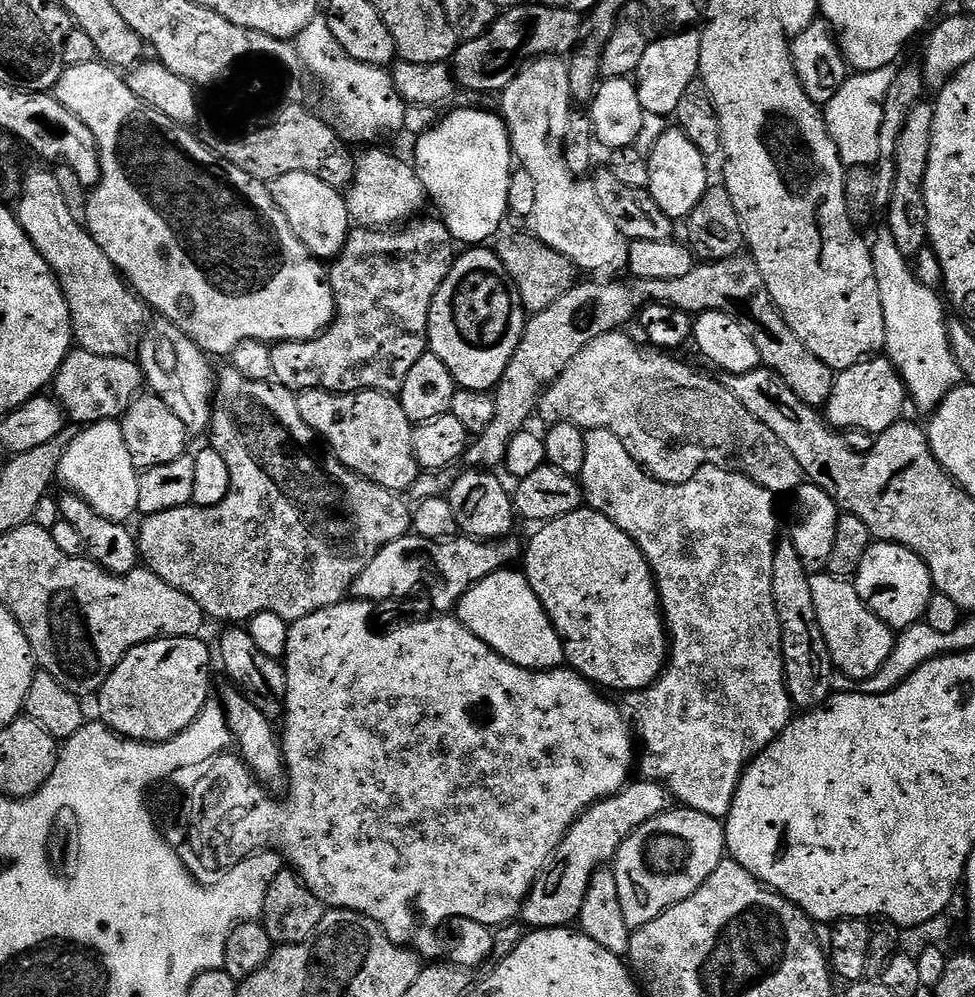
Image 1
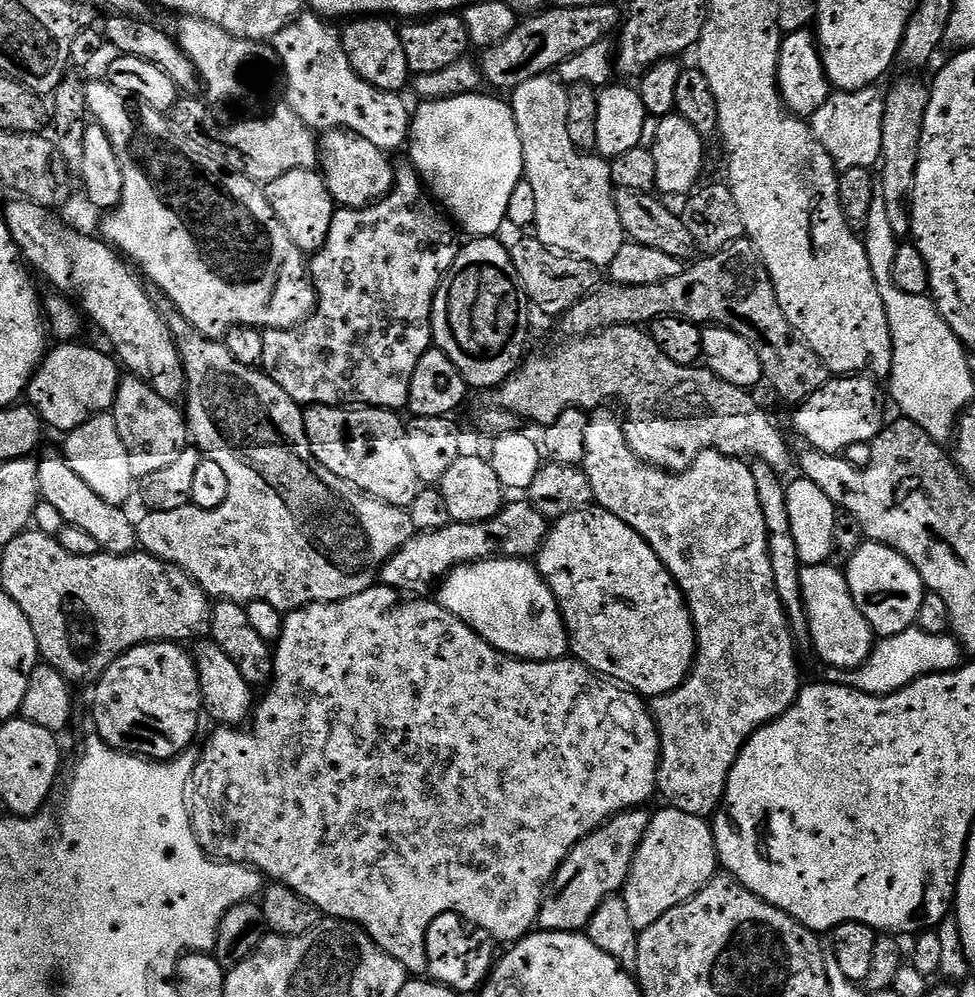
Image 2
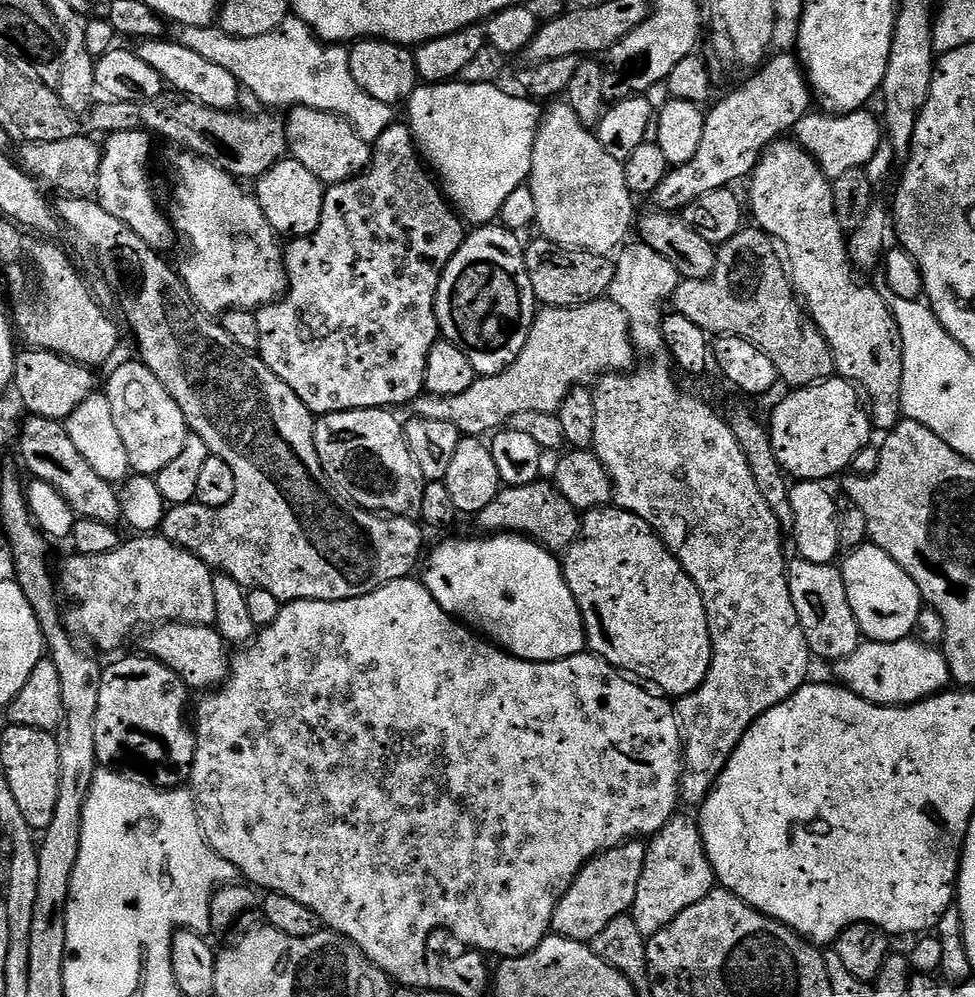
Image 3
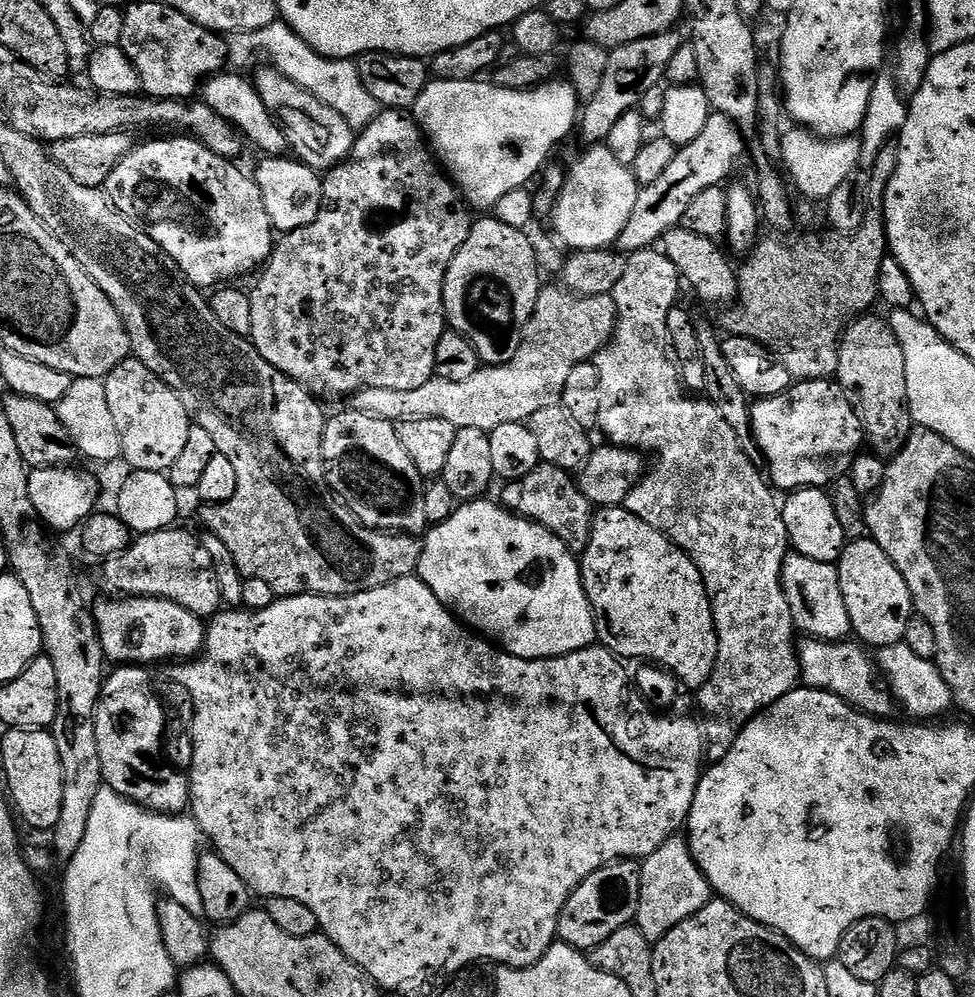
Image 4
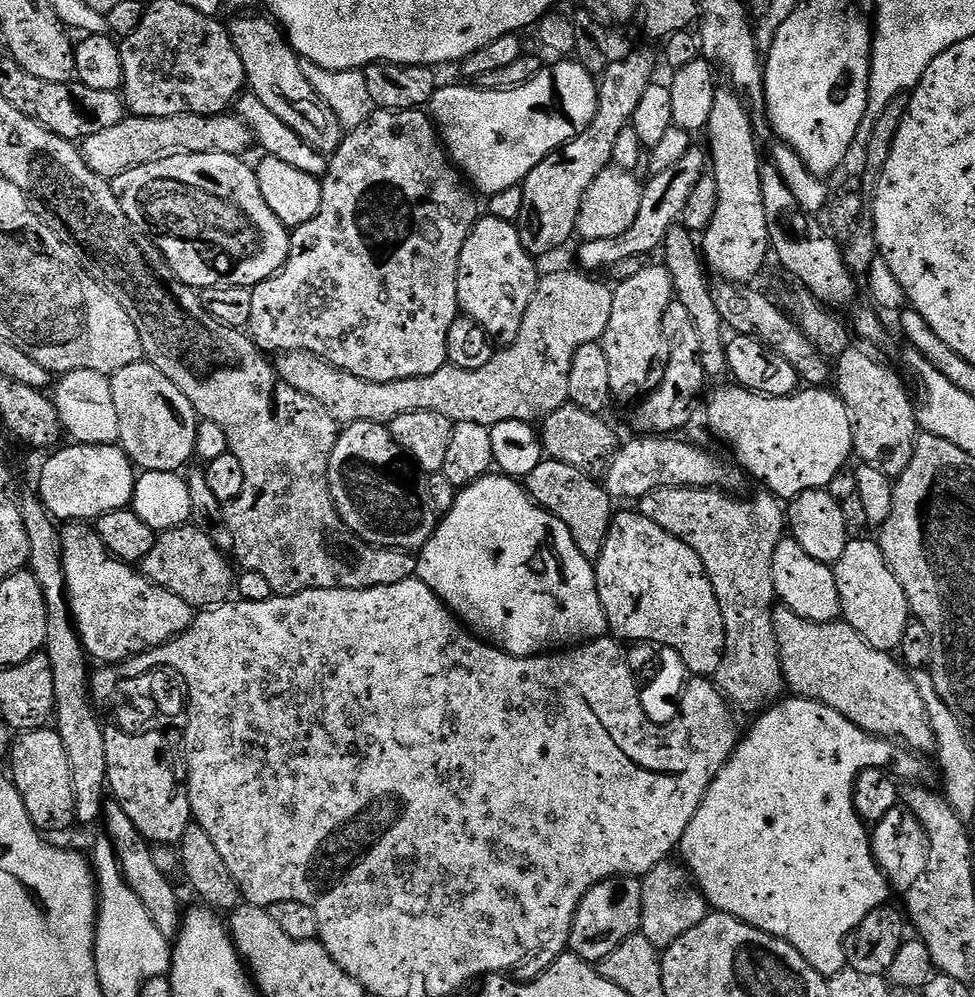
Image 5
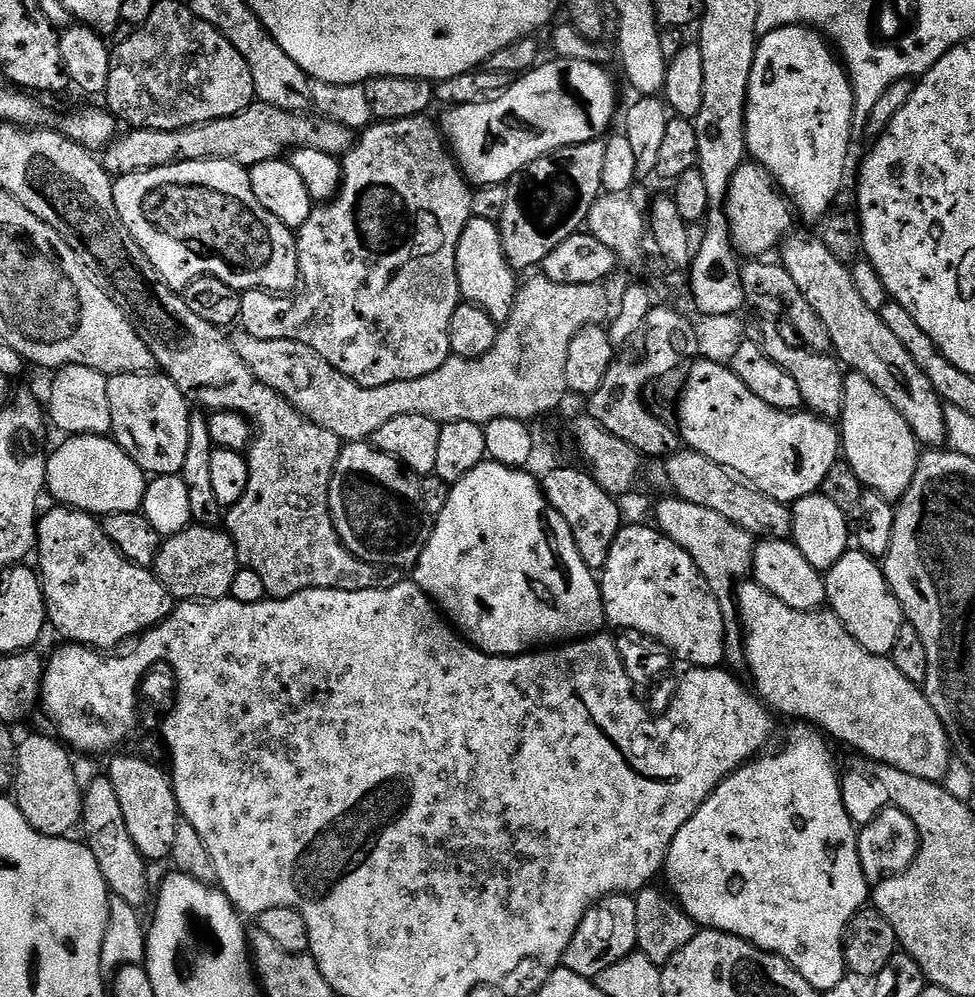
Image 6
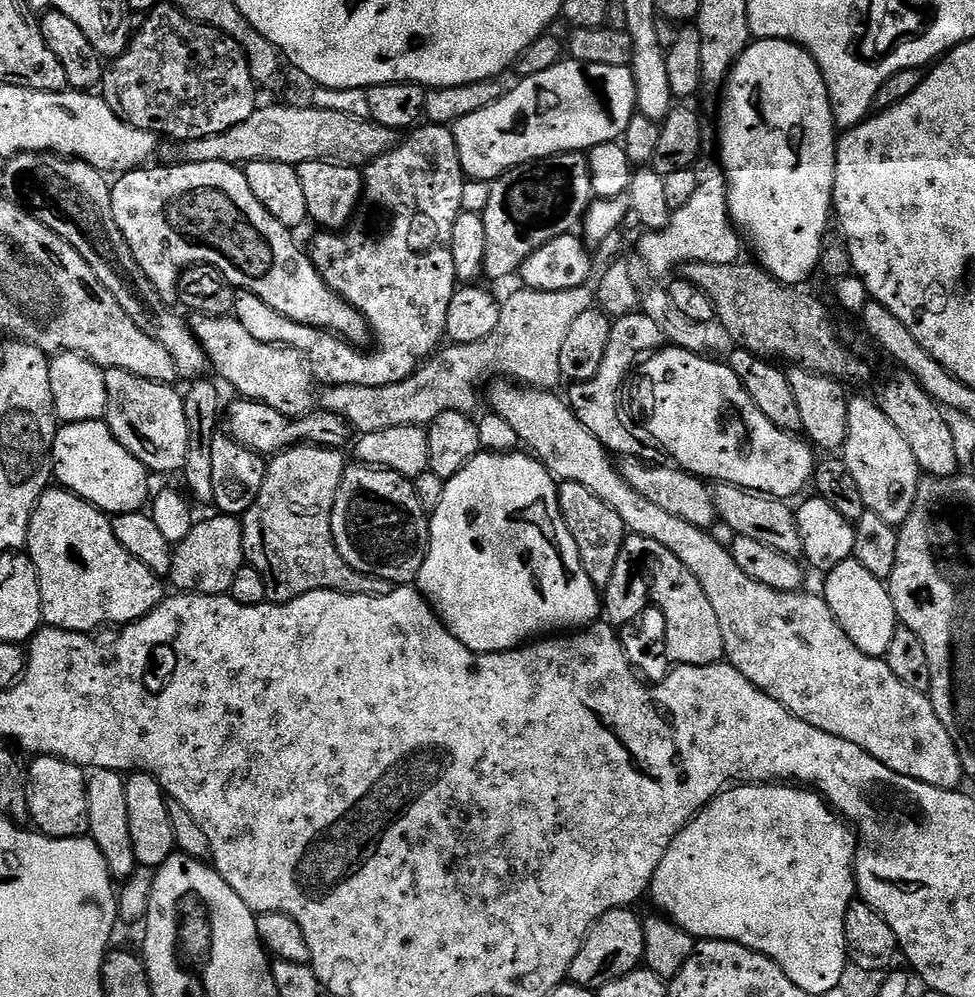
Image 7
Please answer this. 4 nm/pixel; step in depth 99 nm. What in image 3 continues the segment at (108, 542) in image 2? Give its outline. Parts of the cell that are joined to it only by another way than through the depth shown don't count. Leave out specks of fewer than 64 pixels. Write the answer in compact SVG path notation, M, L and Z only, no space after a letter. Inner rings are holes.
M29 415L28 421L18 428L20 456L28 467L29 477L46 482L66 498L77 517L94 522L106 522L113 526L121 523L120 494L113 481L94 474L94 466L78 454L78 446L70 439L67 427L61 421Z

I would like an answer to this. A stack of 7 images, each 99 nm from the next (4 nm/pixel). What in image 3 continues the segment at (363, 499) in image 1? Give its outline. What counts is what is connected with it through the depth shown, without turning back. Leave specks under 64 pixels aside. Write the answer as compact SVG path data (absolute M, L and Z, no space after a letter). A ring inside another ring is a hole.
M64 198L61 201L61 204L58 204L58 216L63 227L69 228L96 255L96 260L100 263L101 270L104 271L105 282L124 291L120 300L124 303L124 312L128 315L129 326L132 327L132 336L136 339L137 346L140 347L139 359L154 374L154 378L158 378L158 382L162 382L162 386L166 386L170 398L174 398L174 402L178 402L178 410L182 410L182 414L186 418L189 433L202 438L202 442L209 447L211 455L222 458L228 463L230 470L234 470L236 489L234 490L234 498L230 498L230 502L226 502L226 506L208 508L204 504L193 502L169 507L164 513L162 535L170 542L190 550L195 556L202 558L202 562L206 562L209 568L216 572L224 572L230 578L234 578L234 582L238 582L246 590L254 588L270 590L270 594L274 594L274 598L278 598L282 602L293 600L338 602L346 598L365 596L395 580L409 579L415 573L412 571L415 570L416 563L419 562L420 555L424 552L425 529L415 519L407 516L385 516L378 512L368 512L365 508L357 506L350 497L344 495L336 487L335 482L328 477L326 470L322 470L322 462L318 458L318 450L316 449L316 420L312 411L302 402L302 398L298 394L294 394L294 390L290 390L290 386L286 386L286 382L282 382L282 378L278 378L278 374L274 374L274 370L270 370L270 366L266 366L266 362L260 359L256 352L242 350L242 346L238 346L234 342L234 338L230 338L230 334L226 334L226 330L219 322L203 308L197 306L192 300L191 294L188 293L188 287L184 285L179 271L173 265L171 268L160 257L163 255L157 249L150 247L142 238L138 238L138 234L134 234L134 230L130 230L122 221L114 218L114 214L106 214L106 210L95 199Z

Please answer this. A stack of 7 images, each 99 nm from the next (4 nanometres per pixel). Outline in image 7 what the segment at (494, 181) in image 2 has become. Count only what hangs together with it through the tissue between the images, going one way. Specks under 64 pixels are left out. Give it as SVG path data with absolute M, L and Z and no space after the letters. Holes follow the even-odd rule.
M571 58L561 59L559 64L550 66L550 70L542 70L542 74L534 74L533 76L523 77L519 82L507 89L502 98L498 98L498 102L494 102L494 106L486 106L486 110L478 110L478 114L466 114L466 118L462 118L454 125L456 133L456 145L458 146L458 154L460 161L464 167L465 177L474 180L490 180L494 181L499 176L503 176L505 172L509 172L512 168L517 168L520 164L531 164L534 160L545 160L548 156L557 156L563 152L582 152L587 153L589 148L605 144L611 140L619 141L623 137L630 126L633 116L637 115L636 106L636 83L632 77L631 67L623 68L622 66L594 66L593 64L583 64Z

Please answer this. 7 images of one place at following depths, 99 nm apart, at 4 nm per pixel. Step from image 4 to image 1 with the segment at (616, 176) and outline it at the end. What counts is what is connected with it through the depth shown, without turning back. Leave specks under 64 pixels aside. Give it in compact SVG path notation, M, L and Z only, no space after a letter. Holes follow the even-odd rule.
M560 58L533 60L517 74L510 86L504 88L499 100L499 111L504 117L504 123L508 125L508 137L512 139L513 157L534 178L534 214L530 220L536 223L535 237L568 258L577 269L584 271L585 268L588 272L600 272L603 268L612 267L623 269L628 259L628 244L623 234L618 226L614 226L614 222L610 222L606 210L602 210L602 202L598 202L592 180L573 176L564 160L564 139L568 121L574 113L567 63Z

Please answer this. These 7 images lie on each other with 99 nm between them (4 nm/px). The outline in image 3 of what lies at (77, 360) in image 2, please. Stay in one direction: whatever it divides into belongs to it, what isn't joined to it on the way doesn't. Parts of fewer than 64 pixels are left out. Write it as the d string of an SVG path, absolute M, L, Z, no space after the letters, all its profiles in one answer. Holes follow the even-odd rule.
M41 348L24 351L16 357L12 384L14 392L16 388L24 403L25 413L64 422L70 414L74 414L74 410L78 410L78 406L82 406L82 402L86 402L86 398L97 391L96 376L92 373L95 371L89 365L79 364Z

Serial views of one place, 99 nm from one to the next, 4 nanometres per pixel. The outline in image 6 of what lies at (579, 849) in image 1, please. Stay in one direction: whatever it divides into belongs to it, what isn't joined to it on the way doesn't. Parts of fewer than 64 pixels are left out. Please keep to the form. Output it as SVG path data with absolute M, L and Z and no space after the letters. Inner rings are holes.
M628 894L607 896L589 910L586 918L582 918L570 946L564 951L562 964L579 976L598 978L602 970L610 970L610 966L622 962L622 958L637 951L637 942L638 906L635 899Z

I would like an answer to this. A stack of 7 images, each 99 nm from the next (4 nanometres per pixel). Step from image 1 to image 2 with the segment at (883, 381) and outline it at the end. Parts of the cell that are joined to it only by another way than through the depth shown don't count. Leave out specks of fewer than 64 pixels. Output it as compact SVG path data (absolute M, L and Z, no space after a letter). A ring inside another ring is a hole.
M864 374L829 378L817 392L810 394L810 398L803 400L795 409L795 412L796 432L805 440L805 445L808 448L816 448L820 452L844 454L847 453L850 446L854 446L858 442L872 444L886 427L884 400L880 397L880 388L876 384L879 383L875 379Z

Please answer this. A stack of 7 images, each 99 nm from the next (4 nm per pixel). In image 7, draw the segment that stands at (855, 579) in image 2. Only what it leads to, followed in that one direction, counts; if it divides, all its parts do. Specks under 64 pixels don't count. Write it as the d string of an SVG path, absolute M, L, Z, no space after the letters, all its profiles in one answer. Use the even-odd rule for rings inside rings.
M854 558L834 566L834 570L827 572L823 580L822 595L838 626L846 630L846 638L850 638L850 642L854 642L854 646L858 646L862 654L887 657L890 641L894 639L898 627L894 602L888 593L887 583L874 578L874 574L870 574L870 570L866 570L866 566L862 566Z

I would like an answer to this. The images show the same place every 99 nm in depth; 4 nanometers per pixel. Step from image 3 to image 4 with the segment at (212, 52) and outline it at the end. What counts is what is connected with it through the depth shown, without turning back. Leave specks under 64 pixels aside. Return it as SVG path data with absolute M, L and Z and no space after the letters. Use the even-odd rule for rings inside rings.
M279 18L257 32L234 32L227 37L227 59L231 67L236 70L248 70L244 68L251 66L256 52L267 50L268 36L284 36L284 40L276 44L276 60L274 60L275 67L280 69L281 74L290 78L298 86L302 86L310 94L314 94L314 98L326 102L330 110L338 110L338 114L346 118L346 122L353 130L363 130L380 115L382 111L380 103L372 97L370 90L366 90L366 86L362 86L360 66L355 59L335 60L318 54L309 44L302 42L299 36L295 36L290 25Z

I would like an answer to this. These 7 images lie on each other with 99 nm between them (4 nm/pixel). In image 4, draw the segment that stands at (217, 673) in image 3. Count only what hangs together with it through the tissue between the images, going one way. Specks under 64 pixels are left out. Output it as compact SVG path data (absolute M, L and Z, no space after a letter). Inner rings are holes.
M129 596L127 598L104 598L100 605L95 605L94 615L96 617L96 634L100 638L100 645L104 651L105 657L109 661L117 660L115 663L120 666L156 666L161 662L187 662L203 653L204 638L206 635L206 624L199 616L195 616L190 610L178 606L169 600L154 598L153 596Z

